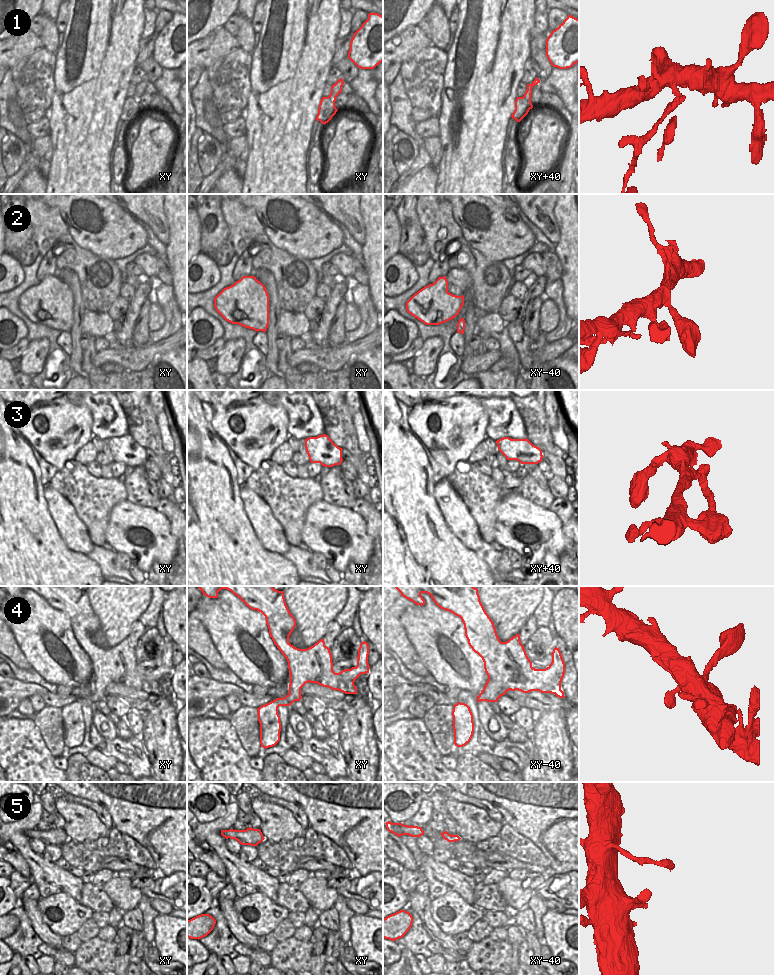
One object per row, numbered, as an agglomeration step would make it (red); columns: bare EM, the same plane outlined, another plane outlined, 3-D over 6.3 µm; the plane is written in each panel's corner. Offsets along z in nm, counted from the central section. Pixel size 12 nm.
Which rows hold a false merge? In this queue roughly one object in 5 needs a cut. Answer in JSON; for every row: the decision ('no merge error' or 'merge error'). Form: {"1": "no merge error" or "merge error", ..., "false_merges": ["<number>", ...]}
{"1": "merge error", "2": "no merge error", "3": "no merge error", "4": "no merge error", "5": "no merge error", "false_merges": ["1"]}

